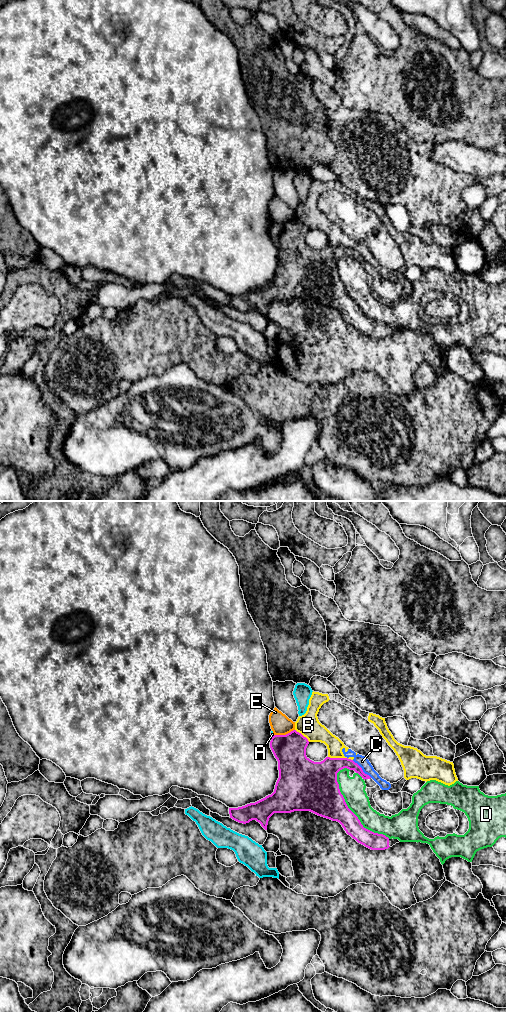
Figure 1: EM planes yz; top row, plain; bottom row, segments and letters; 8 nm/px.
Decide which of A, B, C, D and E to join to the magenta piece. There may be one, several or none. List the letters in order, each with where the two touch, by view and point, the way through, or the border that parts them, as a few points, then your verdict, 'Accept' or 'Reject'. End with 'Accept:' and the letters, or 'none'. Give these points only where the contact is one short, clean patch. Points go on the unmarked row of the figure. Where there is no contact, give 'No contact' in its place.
A: Touches magenta at yz (273, 224). Reject
B: Touches magenta at yz (340, 246). Reject
C: Touches magenta at yz (361, 257). Reject
D: Touches magenta at yz (351, 299). Reject
E: Touches magenta at yz (284, 223). Boundary: yz (294, 217), (285, 222), (274, 223). Reject
Accept: none

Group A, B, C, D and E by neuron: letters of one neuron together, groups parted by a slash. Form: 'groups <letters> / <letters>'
groups A / B C / D / E

